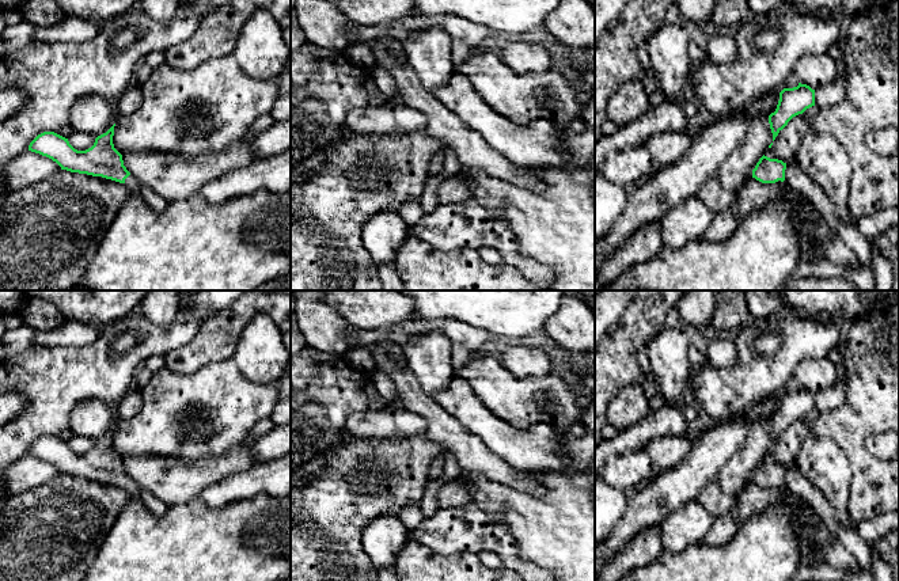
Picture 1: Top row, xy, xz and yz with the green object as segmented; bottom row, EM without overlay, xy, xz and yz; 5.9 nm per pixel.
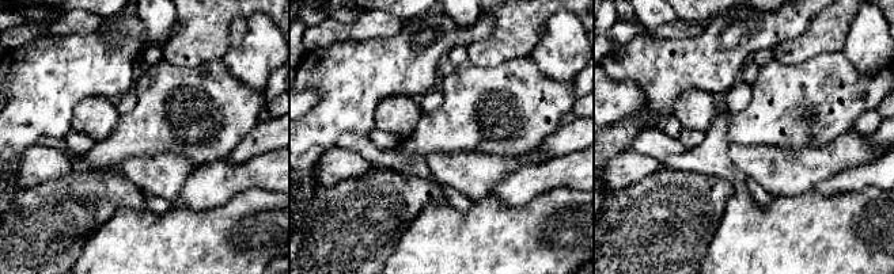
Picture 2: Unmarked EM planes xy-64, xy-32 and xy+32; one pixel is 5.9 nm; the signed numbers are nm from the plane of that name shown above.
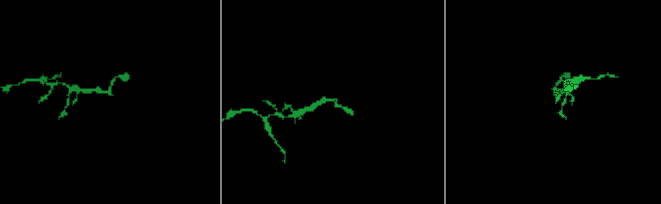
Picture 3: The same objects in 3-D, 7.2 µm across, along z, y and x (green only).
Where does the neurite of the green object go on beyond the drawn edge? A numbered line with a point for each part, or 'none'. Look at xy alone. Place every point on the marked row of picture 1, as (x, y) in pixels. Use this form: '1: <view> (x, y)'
1: xy (192, 245)

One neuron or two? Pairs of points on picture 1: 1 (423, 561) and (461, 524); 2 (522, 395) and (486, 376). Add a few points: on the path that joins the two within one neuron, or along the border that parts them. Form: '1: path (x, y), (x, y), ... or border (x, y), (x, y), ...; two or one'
1: border (409, 536), (442, 554), (466, 551); two
2: path (514, 395), (505, 395), (494, 384); one

